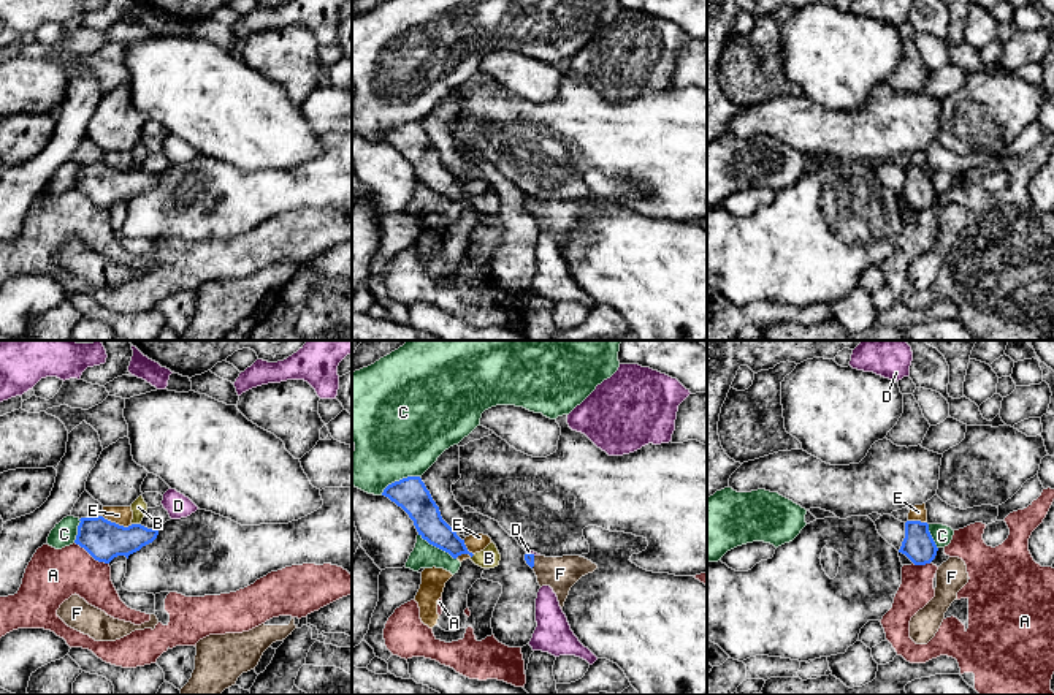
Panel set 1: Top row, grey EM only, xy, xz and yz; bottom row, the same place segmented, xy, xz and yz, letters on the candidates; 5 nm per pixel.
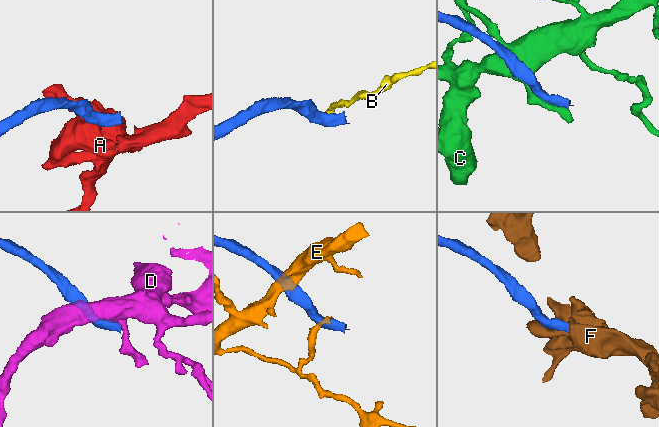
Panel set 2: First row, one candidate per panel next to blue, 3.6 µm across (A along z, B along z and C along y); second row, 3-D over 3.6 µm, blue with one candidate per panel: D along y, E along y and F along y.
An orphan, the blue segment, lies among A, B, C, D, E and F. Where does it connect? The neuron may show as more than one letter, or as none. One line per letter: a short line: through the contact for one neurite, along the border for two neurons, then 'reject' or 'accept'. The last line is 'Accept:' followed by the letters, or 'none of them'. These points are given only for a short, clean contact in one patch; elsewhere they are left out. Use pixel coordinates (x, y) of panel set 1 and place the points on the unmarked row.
A: line xy (75, 187), (95, 205), (108, 209); reject
B: line xy (132, 168), (140, 170); reject
C: reject
D: line xz (526, 197), (534, 200); reject
E: line xz (465, 186), (468, 197), (455, 203); reject
F: line xz (530, 203), (533, 208), (560, 219); accept
Accept: F

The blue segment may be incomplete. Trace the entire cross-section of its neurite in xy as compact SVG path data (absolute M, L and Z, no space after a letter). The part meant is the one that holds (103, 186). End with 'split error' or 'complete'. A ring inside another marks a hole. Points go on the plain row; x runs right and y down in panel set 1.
M81 163L74 188L84 193L95 206L109 209L117 201L125 201L139 196L143 192L152 188L158 176L147 174L141 169L128 173L119 171L105 165Z | complete

